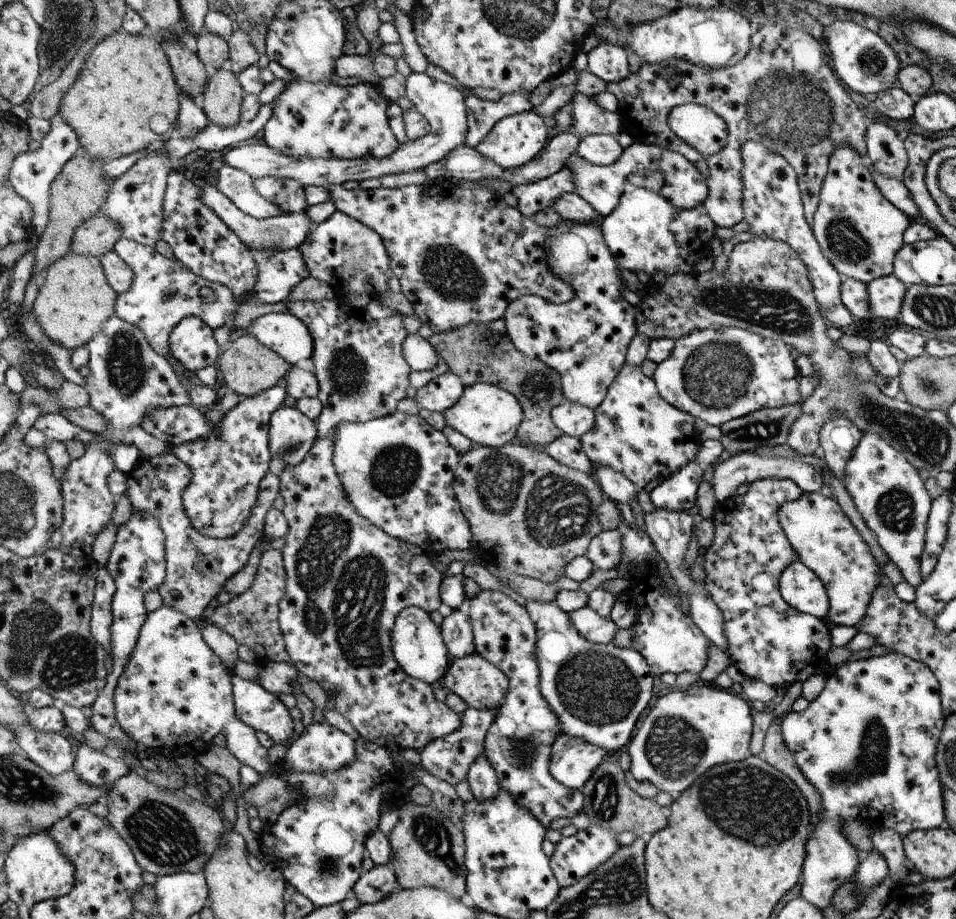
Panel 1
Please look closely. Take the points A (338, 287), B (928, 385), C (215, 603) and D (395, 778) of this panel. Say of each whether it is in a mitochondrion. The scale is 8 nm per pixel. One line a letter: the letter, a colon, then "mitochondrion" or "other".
A: other
B: mitochondrion
C: other
D: other

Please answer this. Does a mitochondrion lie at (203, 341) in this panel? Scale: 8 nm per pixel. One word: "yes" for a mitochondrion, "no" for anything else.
no

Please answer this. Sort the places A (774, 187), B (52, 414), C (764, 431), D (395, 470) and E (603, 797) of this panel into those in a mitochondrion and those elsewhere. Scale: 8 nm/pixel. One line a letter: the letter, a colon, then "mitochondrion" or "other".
A: other
B: other
C: mitochondrion
D: mitochondrion
E: mitochondrion

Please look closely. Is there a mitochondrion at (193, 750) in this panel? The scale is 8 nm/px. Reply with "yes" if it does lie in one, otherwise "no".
no

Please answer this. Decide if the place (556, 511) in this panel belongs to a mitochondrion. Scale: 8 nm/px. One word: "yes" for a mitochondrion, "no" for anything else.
yes

